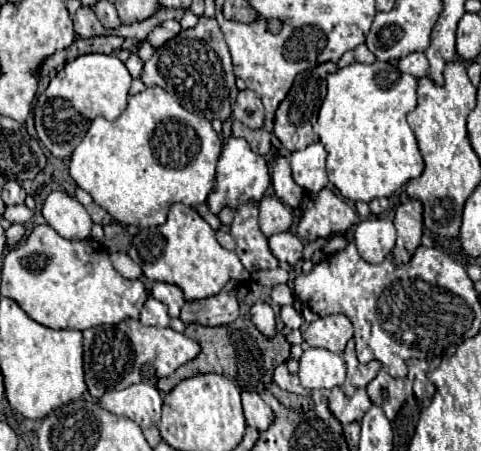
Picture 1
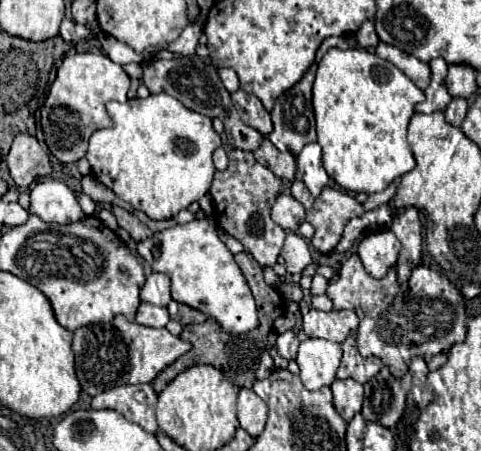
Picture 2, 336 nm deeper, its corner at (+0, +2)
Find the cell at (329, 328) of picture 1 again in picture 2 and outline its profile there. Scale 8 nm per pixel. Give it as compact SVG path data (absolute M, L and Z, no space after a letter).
M309 308L303 316L303 332L311 338L325 338L331 342L343 342L351 330L357 330L359 318L353 310L315 310Z

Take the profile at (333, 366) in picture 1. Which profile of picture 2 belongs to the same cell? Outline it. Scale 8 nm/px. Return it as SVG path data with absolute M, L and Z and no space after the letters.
M307 338L299 344L299 376L307 390L331 386L341 362L341 344L323 338Z

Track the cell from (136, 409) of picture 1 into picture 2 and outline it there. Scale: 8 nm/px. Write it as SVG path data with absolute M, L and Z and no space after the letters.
M125 384L111 390L105 390L97 394L91 400L91 408L111 408L123 414L127 420L139 424L147 432L157 432L157 420L155 420L155 404L157 394L151 384Z

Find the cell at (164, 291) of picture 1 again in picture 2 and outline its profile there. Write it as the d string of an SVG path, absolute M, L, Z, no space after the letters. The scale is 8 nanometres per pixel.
M159 272L149 274L147 282L141 288L141 300L155 304L155 306L167 306L171 302L169 278L165 274L159 274Z

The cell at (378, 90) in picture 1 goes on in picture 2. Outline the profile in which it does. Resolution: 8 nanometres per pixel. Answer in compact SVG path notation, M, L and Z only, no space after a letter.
M329 48L317 66L313 82L313 110L317 120L317 138L323 148L323 166L327 174L345 190L351 192L383 192L395 178L401 178L415 168L415 158L407 142L407 126L415 104L423 102L425 94L391 62L375 56L365 48Z

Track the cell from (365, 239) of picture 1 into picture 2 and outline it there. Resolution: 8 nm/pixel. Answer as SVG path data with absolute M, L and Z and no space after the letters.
M391 230L373 232L365 236L357 244L357 254L373 278L383 278L389 268L397 262L397 254L401 250L401 242L397 242L397 236Z

